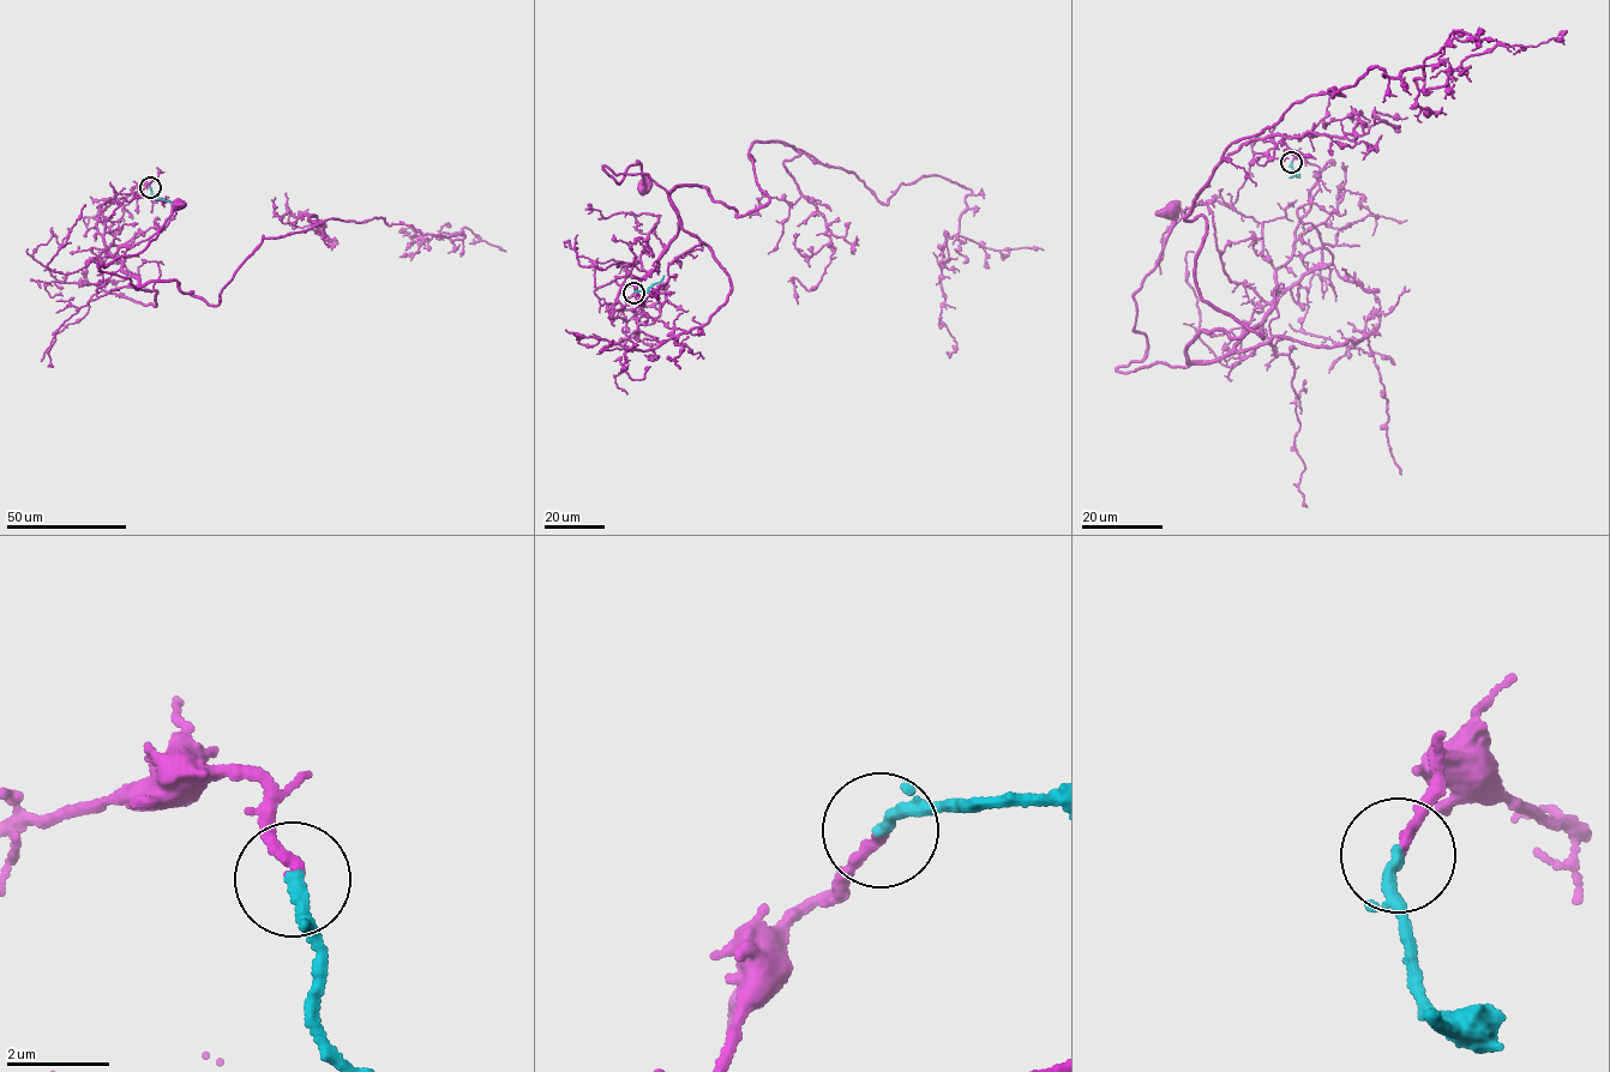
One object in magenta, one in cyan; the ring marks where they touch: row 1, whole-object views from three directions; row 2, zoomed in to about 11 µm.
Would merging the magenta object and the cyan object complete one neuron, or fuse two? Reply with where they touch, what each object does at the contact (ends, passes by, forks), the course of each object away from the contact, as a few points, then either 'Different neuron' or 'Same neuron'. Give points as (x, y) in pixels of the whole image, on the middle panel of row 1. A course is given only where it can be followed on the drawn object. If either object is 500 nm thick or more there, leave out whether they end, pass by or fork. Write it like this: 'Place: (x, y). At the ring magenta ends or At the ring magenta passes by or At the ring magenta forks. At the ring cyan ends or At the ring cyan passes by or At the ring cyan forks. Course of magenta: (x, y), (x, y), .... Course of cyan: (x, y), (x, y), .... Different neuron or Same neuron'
Place: (634, 293). At the ring magenta ends. At the ring cyan passes by. Course of magenta: (634, 293), (612, 320), (678, 215), (647, 174), (602, 167), (619, 184), (638, 161), (643, 186). Course of cyan: (634, 293), (659, 282), (664, 276). Same neuron

